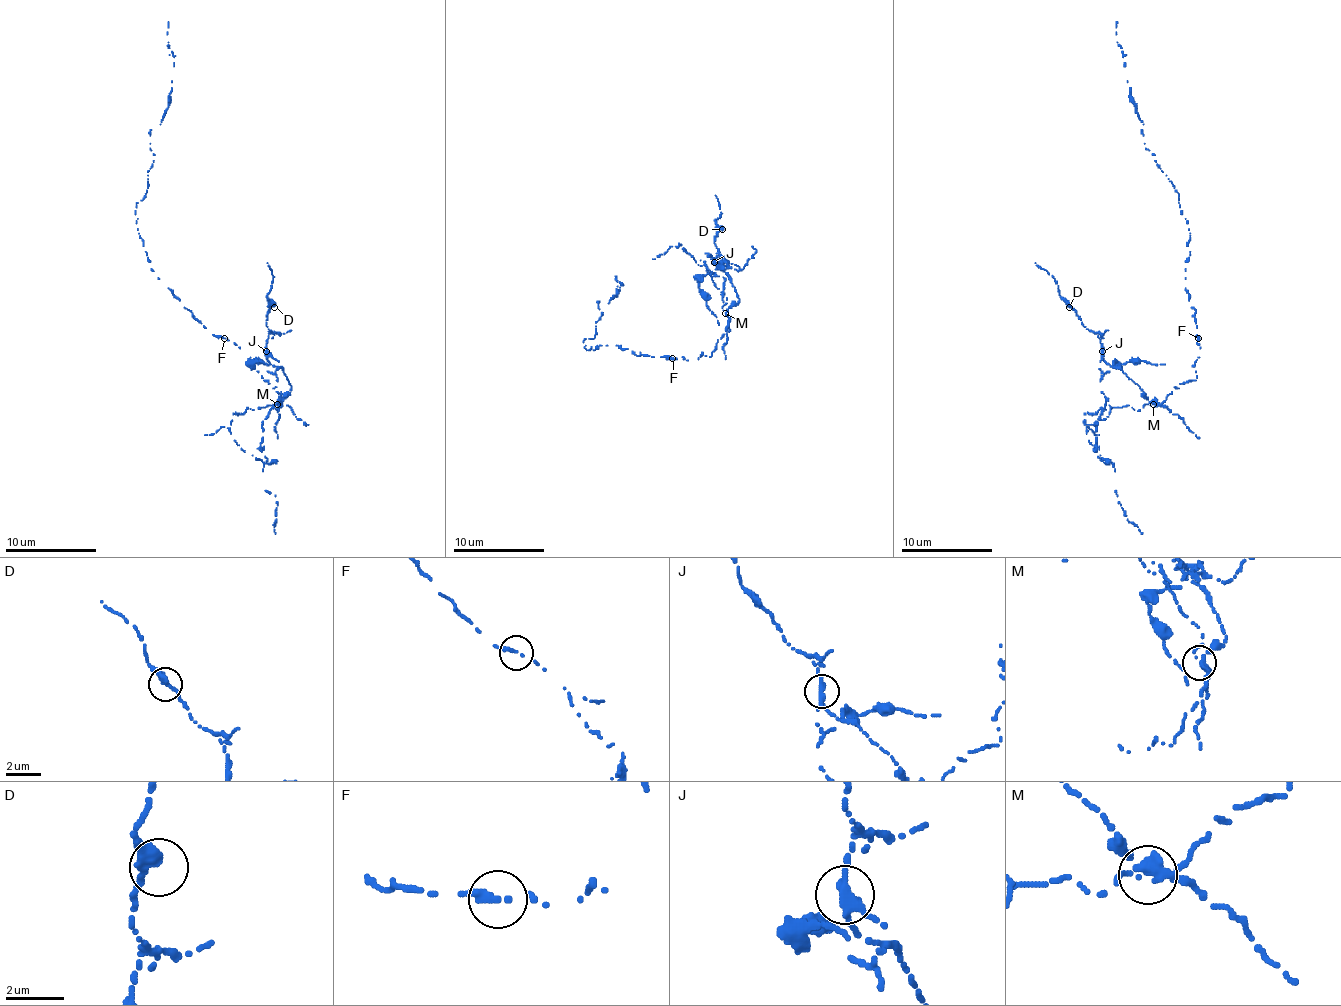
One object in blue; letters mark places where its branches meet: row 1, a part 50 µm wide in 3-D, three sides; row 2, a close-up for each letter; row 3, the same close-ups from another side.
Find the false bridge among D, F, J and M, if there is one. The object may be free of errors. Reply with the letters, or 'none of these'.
J

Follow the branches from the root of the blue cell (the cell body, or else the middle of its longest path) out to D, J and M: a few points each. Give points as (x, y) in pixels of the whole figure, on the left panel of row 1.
D: (224, 338), (281, 391), (281, 402), (290, 384), (265, 359), (265, 322), (274, 307)
J: (224, 338), (252, 359), (272, 388), (281, 391), (281, 402), (290, 384), (265, 352)
M: (224, 338), (252, 359), (261, 377), (272, 388), (277, 386), (281, 391), (281, 402), (277, 404)

